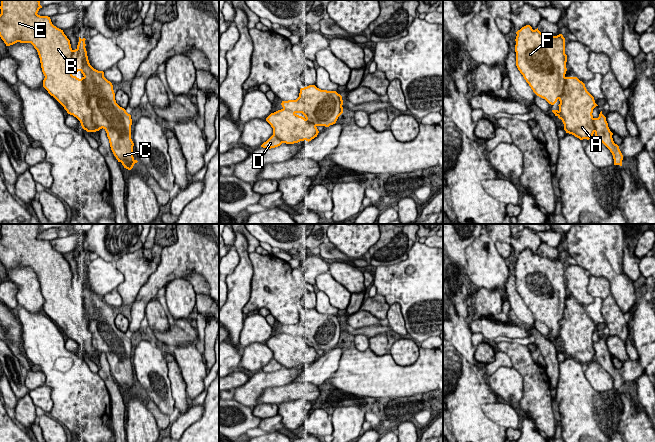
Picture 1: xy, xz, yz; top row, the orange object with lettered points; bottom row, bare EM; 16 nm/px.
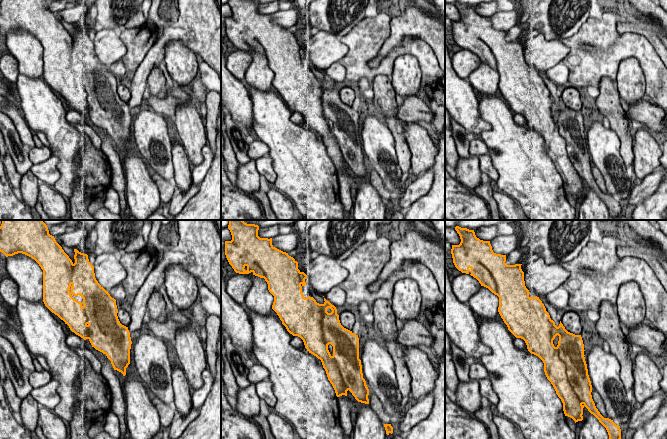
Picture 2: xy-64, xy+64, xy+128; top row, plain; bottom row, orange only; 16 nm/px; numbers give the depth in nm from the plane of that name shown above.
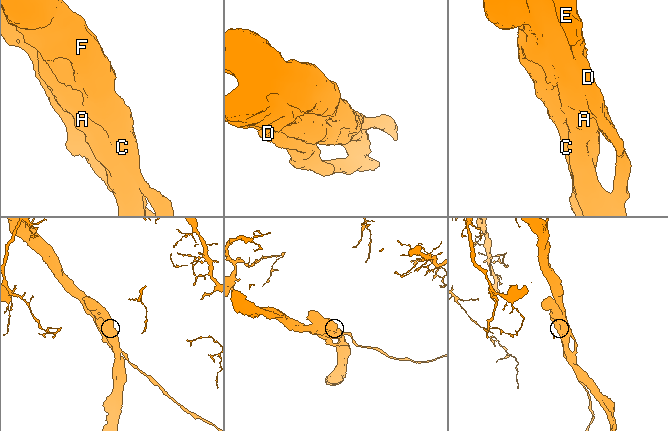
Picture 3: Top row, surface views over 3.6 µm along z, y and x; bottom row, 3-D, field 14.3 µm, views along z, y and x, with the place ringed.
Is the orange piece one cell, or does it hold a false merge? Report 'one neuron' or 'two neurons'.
two neurons

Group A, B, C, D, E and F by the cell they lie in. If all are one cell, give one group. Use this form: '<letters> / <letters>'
A B D E / C F

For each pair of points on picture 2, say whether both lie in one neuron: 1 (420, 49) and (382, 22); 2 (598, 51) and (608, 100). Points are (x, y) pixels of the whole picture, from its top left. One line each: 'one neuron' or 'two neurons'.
1: one neuron
2: two neurons

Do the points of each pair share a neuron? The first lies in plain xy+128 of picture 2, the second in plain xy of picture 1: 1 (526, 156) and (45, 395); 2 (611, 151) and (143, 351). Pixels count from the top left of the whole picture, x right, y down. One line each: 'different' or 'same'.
1: different
2: same

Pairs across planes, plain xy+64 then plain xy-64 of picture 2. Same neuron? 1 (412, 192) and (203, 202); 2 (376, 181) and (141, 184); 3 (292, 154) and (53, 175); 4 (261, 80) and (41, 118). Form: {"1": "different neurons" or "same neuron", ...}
{"1": "same neuron", "2": "different neurons", "3": "different neurons", "4": "different neurons"}

